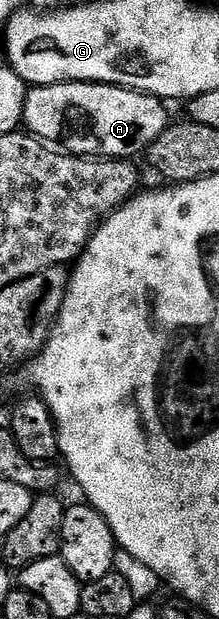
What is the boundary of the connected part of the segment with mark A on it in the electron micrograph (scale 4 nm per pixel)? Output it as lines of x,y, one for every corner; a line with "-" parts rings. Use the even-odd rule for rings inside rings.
56,83
55,85
47,85
46,87
33,87
32,90
26,94
25,118
23,123
27,128
28,134
35,135
39,139
44,139
46,141
62,139
62,141
65,142
63,147
66,152
82,157
97,157
102,155
111,159
129,159
133,157
136,151
144,152
170,127
171,118
169,119
169,111
165,107
168,107
166,100
158,99
157,96
149,95
145,91
134,91
132,87
116,87
113,83

